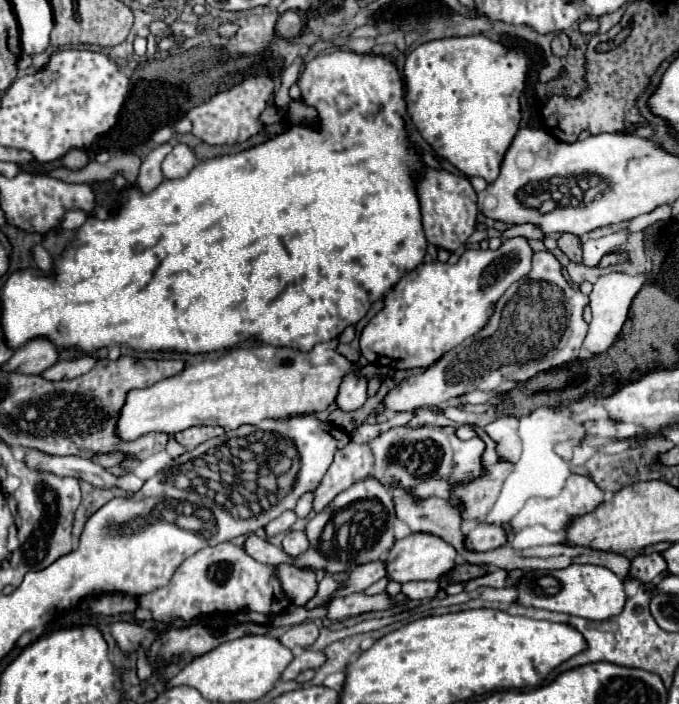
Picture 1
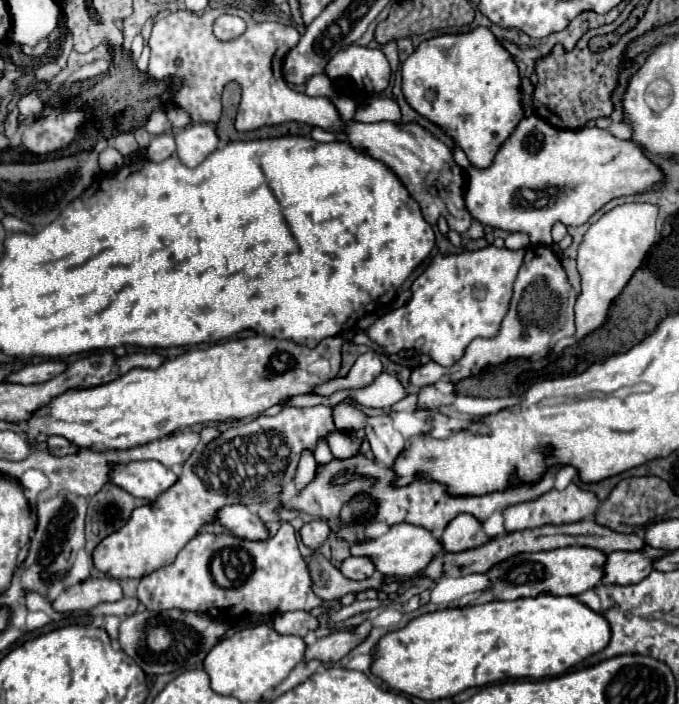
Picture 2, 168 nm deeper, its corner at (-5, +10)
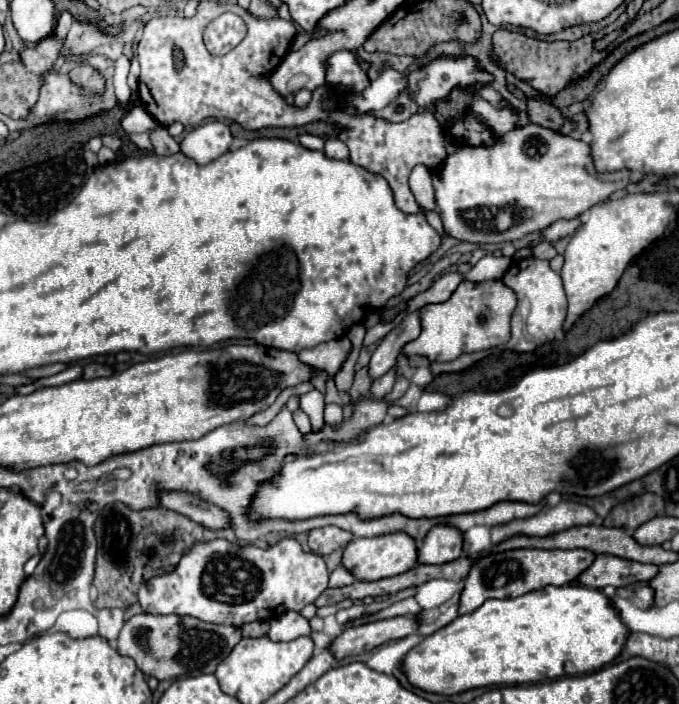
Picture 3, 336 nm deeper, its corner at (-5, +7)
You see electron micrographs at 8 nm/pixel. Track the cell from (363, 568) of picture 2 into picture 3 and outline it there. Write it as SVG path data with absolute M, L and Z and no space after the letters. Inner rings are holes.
M338 565L332 573L330 573L330 587L344 587L344 585L352 585L356 581L354 573L348 573L348 569L344 569L344 565Z

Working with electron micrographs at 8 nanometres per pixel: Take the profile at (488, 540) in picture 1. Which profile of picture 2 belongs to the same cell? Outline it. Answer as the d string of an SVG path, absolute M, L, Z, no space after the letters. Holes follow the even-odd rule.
M458 514L452 518L440 536L444 552L464 552L484 544L486 540L490 538L482 532L482 524L470 514Z

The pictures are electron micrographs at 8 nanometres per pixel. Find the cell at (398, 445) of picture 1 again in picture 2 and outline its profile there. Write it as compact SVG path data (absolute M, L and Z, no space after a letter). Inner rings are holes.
M334 430L326 438L328 438L328 446L330 446L334 458L348 458L360 450L360 440L354 438L352 434L344 434L344 432Z

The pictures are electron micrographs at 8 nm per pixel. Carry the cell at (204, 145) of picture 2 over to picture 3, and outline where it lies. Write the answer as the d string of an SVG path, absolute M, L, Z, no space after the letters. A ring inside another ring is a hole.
M208 121L184 135L180 141L180 151L198 165L208 165L226 153L230 149L230 143L232 135L228 125L222 121Z

